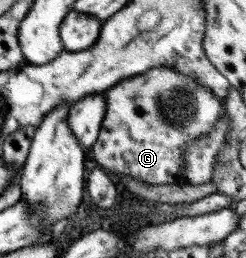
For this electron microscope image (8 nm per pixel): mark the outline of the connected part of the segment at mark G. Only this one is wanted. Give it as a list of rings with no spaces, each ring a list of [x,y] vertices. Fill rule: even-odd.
[[[159,66],[147,72],[119,81],[103,92],[106,100],[101,126],[91,147],[96,164],[118,176],[131,176],[145,184],[185,185],[183,153],[186,144],[193,138],[214,127],[215,121],[224,114],[224,99],[217,98],[212,92],[200,87],[191,77],[184,77],[171,68]]]

